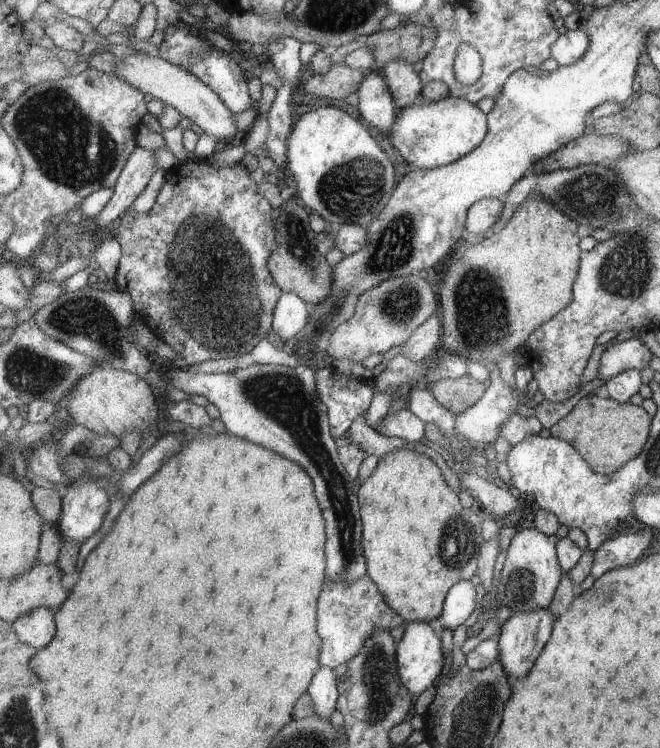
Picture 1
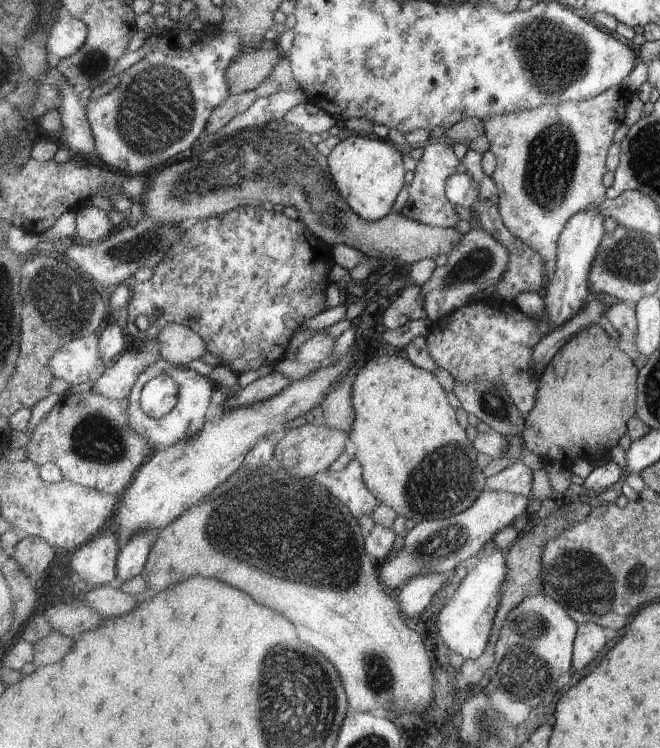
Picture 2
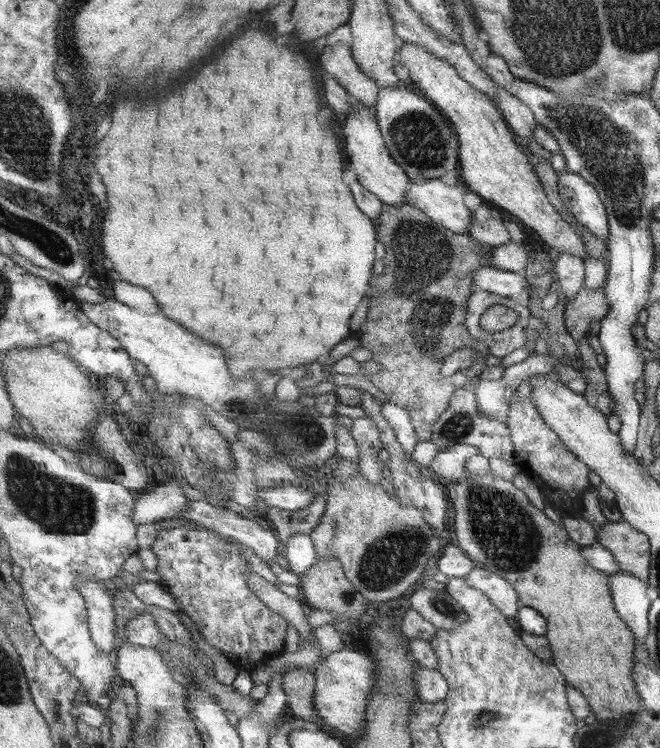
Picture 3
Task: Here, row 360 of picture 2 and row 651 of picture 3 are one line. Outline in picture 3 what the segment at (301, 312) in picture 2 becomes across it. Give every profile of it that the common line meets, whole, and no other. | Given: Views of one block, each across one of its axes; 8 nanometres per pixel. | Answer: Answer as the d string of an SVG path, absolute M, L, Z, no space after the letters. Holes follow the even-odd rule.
M179 527L169 531L161 530L151 548L158 559L156 570L161 577L158 583L175 597L180 609L186 611L187 616L191 617L199 632L213 648L225 655L236 668L251 673L261 664L281 657L289 623L249 589L247 582L251 571L249 564L239 554L238 545L241 543L212 529L198 529Z

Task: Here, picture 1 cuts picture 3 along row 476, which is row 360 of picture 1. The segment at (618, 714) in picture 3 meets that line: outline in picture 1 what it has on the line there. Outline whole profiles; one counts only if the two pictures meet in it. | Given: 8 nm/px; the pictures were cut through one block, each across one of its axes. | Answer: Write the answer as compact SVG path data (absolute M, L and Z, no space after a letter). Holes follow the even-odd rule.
M532 195L500 231L476 245L464 244L456 252L445 278L441 294L441 317L444 324L443 349L464 356L468 362L491 366L503 354L516 354L542 324L553 320L574 301L574 284L582 262L583 238L577 236L579 223L540 195Z

